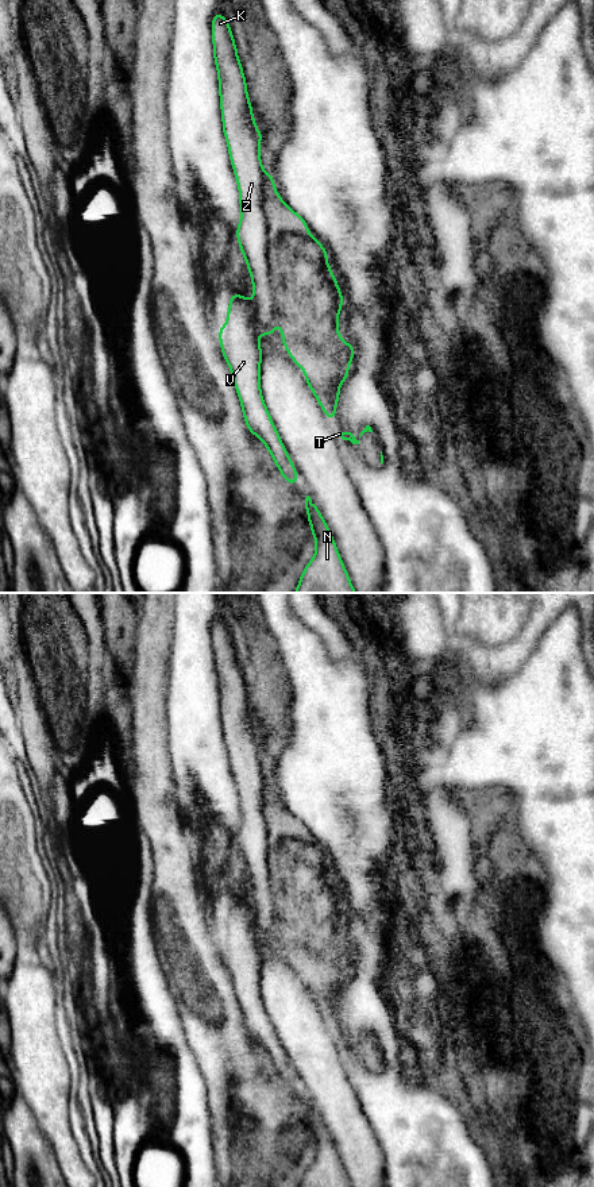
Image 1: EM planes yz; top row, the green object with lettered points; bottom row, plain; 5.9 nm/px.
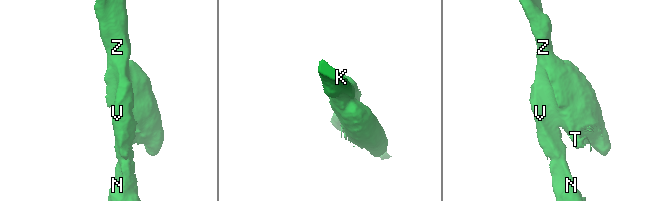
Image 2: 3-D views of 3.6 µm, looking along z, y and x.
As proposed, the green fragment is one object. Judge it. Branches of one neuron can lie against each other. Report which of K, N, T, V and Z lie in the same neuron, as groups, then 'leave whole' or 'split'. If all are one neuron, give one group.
groups K N V Z / T; split

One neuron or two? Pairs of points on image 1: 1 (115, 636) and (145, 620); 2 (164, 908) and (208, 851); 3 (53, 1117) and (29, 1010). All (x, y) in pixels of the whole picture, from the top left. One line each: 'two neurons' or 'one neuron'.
1: two neurons
2: two neurons
3: one neuron

